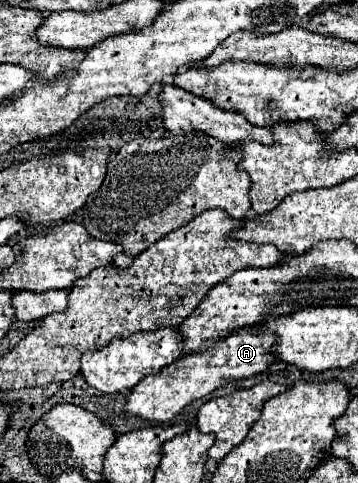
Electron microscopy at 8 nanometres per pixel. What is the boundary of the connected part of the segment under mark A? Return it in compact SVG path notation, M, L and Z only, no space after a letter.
M241 328L229 334L225 340L217 342L211 350L183 356L175 360L171 366L163 368L159 374L143 378L127 396L125 412L131 412L135 416L141 416L143 420L153 422L169 422L173 416L177 416L189 402L199 400L207 396L209 392L241 378L251 378L269 368L269 364L275 360L273 346L277 342L277 336L273 332L257 332L253 328Z

